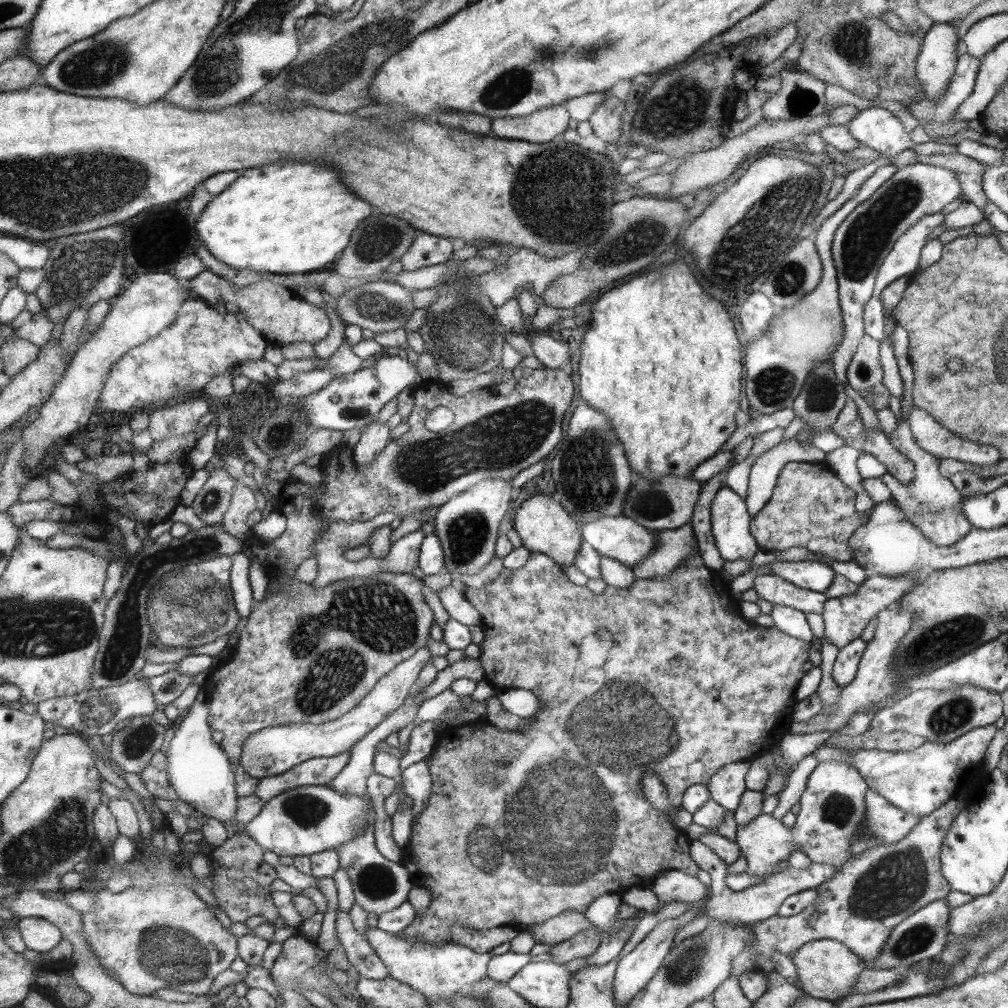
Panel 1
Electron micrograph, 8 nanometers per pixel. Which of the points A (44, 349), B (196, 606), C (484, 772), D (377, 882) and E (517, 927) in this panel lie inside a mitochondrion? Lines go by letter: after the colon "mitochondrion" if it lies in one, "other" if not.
A: other
B: mitochondrion
C: mitochondrion
D: mitochondrion
E: other

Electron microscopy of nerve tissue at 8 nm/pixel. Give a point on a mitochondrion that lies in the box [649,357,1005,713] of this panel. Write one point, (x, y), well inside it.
(954, 636)

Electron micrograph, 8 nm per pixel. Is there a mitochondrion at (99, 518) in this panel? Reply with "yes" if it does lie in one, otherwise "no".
no

